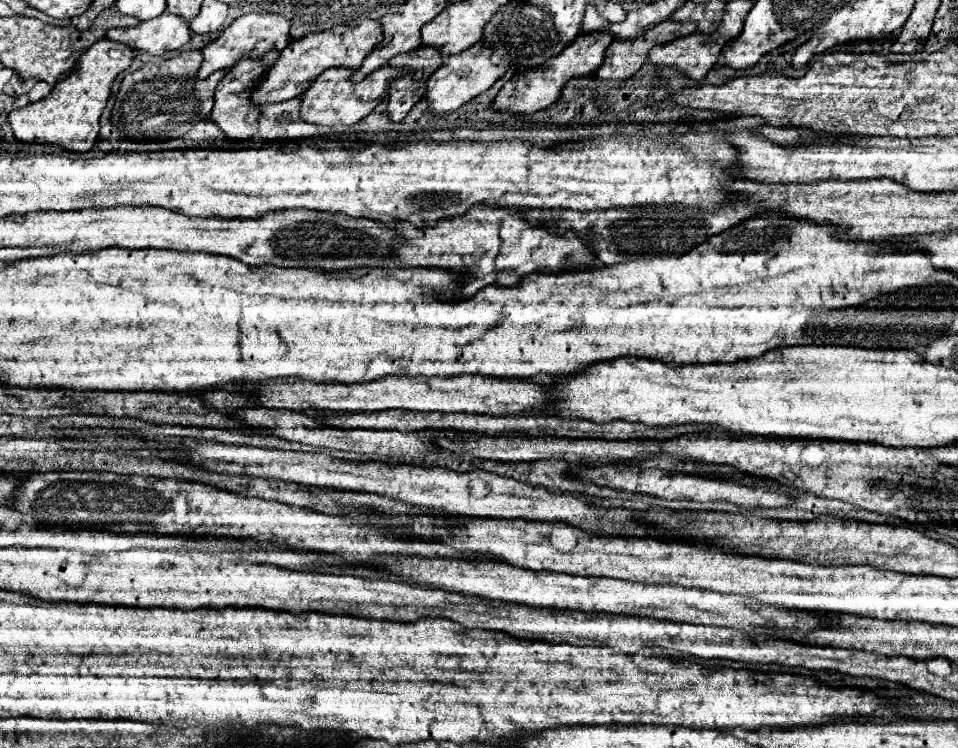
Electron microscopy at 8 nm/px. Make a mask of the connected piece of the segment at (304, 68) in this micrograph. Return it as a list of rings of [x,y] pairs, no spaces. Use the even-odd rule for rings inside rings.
[[[363,19],[361,23],[355,23],[355,27],[337,25],[337,27],[329,29],[329,31],[307,35],[303,39],[291,41],[279,53],[279,59],[275,61],[275,65],[265,73],[265,77],[253,89],[251,101],[255,105],[289,101],[293,97],[303,95],[303,91],[307,89],[307,85],[311,85],[311,81],[315,81],[315,77],[319,77],[329,67],[357,69],[363,63],[363,57],[367,57],[367,53],[371,53],[371,49],[379,43],[379,37],[381,37],[381,25],[379,25],[379,21]]]

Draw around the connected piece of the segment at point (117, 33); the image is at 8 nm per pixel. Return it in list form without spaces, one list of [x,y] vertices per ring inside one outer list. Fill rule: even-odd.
[[[163,13],[161,17],[143,21],[135,27],[111,29],[107,31],[107,39],[125,43],[133,51],[149,55],[165,55],[185,45],[191,39],[191,29],[189,23],[183,21],[183,17],[179,19],[177,15]]]

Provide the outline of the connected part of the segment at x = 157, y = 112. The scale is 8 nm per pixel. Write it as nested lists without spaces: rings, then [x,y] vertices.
[[[183,51],[181,55],[165,61],[163,65],[147,63],[141,69],[125,75],[111,111],[111,123],[121,133],[131,135],[147,129],[171,129],[183,123],[195,125],[199,121],[205,121],[213,109],[215,87],[225,77],[225,71],[217,71],[207,79],[197,79],[195,73],[201,61],[201,51]]]

